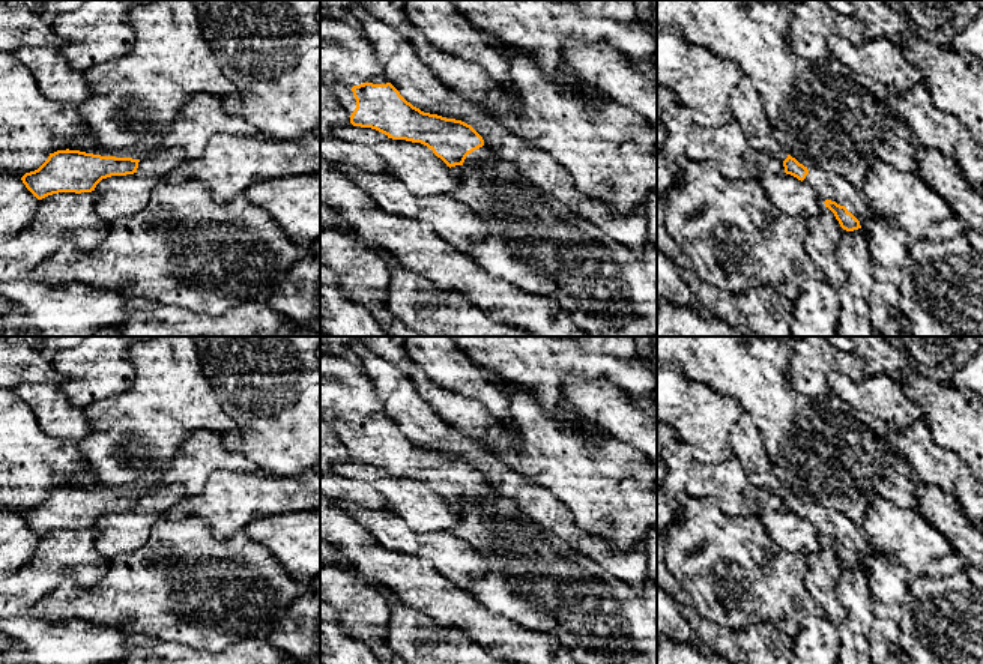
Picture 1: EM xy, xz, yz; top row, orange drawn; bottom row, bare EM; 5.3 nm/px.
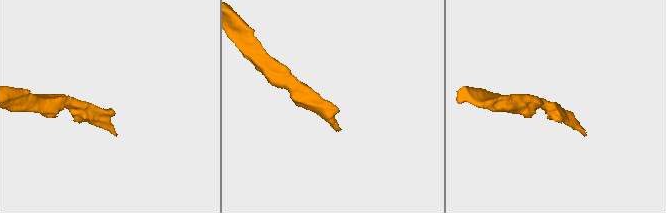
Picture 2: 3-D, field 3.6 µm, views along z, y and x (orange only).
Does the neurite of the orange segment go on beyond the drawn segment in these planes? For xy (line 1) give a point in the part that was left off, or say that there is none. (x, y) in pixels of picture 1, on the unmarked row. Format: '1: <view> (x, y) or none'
1: none

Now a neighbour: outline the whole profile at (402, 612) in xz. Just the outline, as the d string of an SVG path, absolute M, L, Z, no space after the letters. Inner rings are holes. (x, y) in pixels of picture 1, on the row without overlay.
M391 596L388 643L406 664L514 664L496 659L463 631L436 625Z

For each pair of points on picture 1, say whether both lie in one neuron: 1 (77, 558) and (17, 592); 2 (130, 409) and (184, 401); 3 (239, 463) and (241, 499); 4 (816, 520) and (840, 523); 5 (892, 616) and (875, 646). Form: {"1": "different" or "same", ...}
{"1": "same", "2": "same", "3": "different", "4": "same", "5": "same"}

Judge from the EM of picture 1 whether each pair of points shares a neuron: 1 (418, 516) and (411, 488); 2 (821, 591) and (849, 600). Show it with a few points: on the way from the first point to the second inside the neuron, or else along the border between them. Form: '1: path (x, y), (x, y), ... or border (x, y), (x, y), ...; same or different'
1: path (418, 510), (411, 494); same
2: border (839, 570), (836, 592), (846, 618), (837, 627); different

